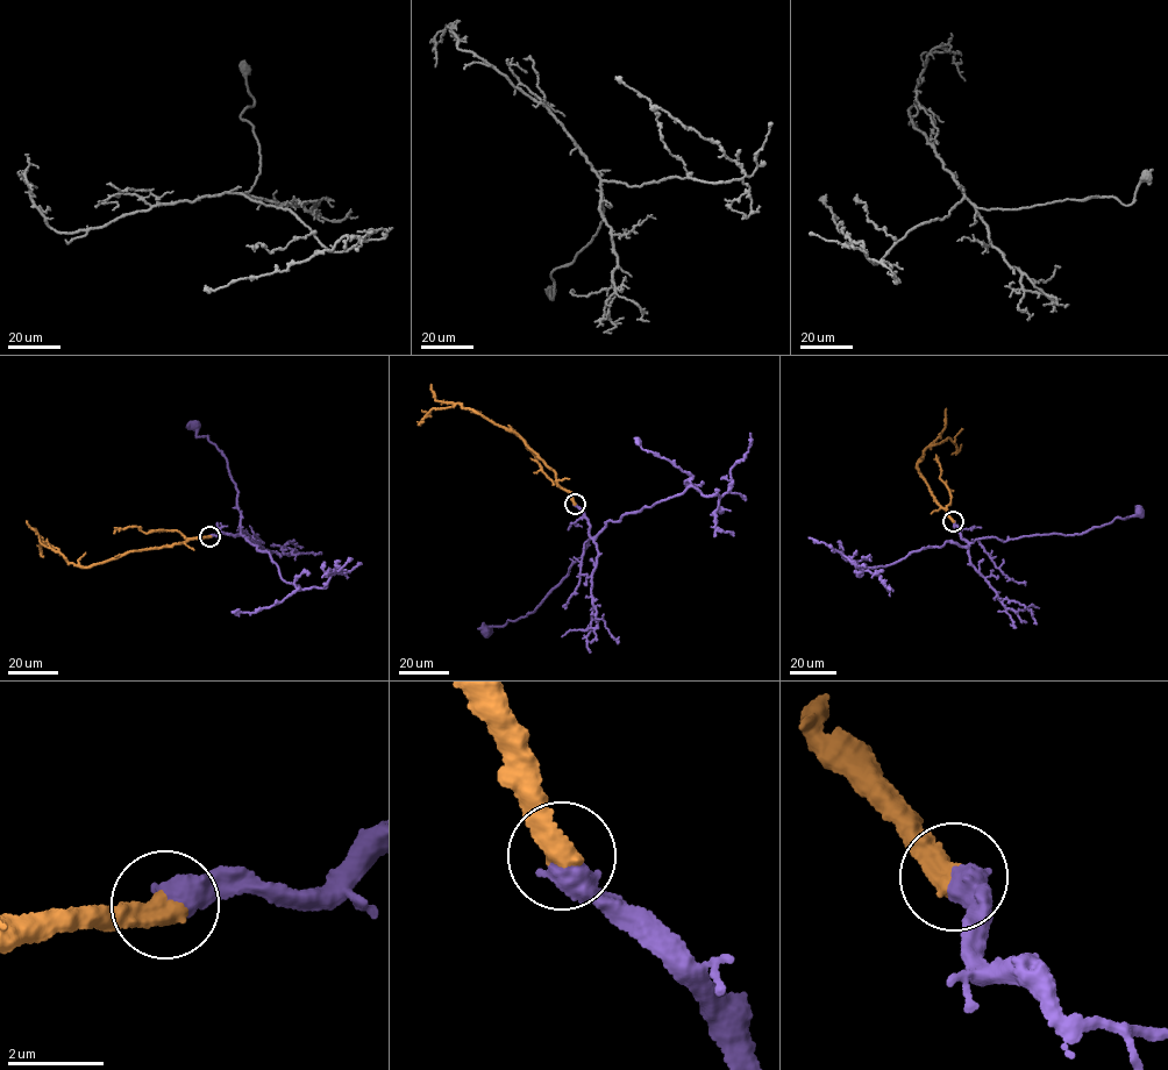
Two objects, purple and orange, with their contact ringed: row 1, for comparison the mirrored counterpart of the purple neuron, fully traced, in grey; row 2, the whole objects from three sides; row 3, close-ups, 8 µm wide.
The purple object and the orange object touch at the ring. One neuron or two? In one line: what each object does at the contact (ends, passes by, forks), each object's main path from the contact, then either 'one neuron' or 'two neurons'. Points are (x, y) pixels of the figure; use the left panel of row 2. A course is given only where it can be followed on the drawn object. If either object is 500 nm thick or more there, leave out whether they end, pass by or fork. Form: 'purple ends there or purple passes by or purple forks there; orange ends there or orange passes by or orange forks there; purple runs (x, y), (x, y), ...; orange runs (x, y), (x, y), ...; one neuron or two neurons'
purple runs (209, 536), (239, 535), (242, 512), (236, 503), (239, 492), (222, 453), (208, 436), (197, 436), (196, 426); orange runs (209, 536), (127, 551), (84, 566), (68, 562), (58, 548), (43, 542), (41, 546), (43, 539), (33, 529); one neuron

